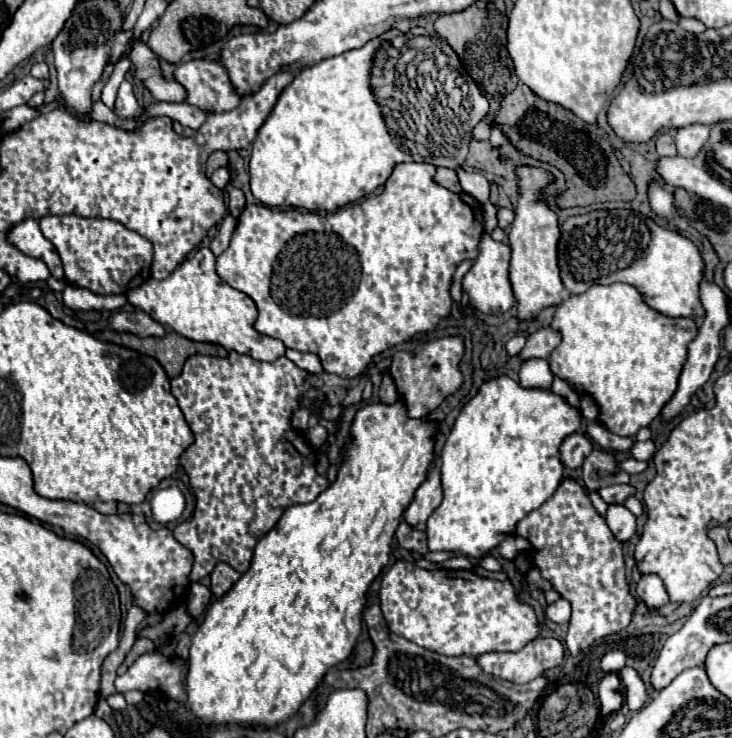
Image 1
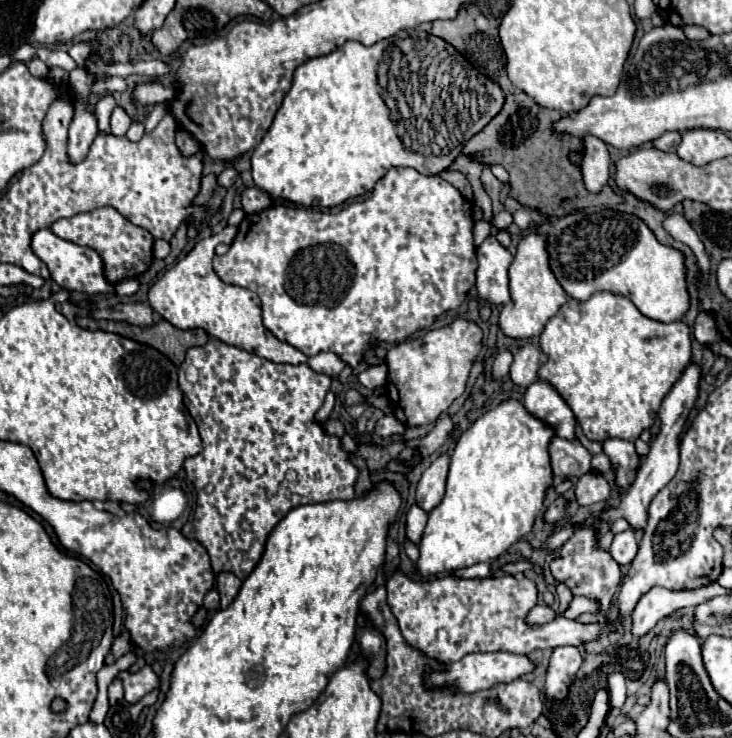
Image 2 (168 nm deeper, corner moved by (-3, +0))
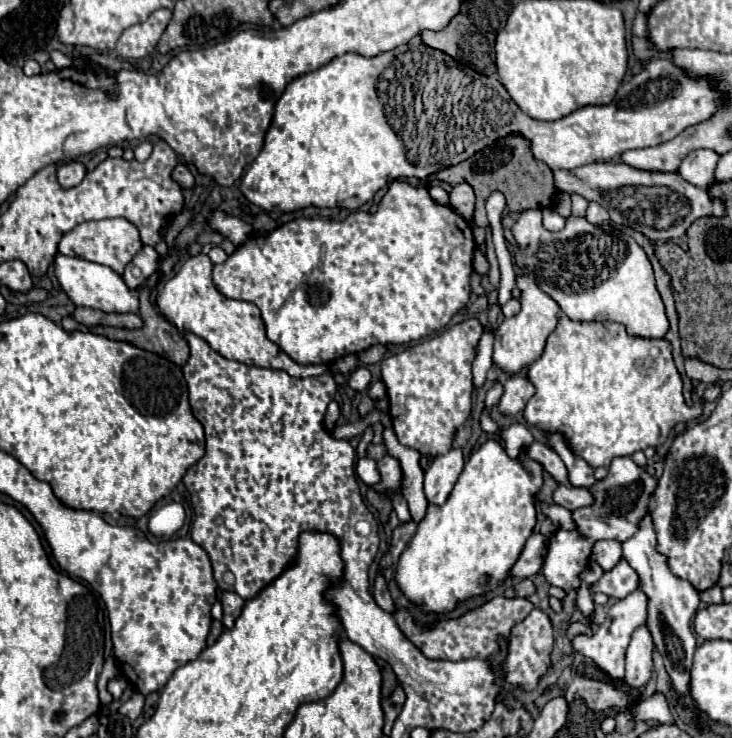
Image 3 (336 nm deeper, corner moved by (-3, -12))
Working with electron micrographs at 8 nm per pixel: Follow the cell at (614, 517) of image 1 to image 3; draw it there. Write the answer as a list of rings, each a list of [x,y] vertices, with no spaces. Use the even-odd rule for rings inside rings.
[[[620,558],[620,562],[610,572],[606,572],[592,590],[604,592],[606,596],[620,600],[620,598],[628,596],[636,586],[638,586],[638,574],[624,558]]]

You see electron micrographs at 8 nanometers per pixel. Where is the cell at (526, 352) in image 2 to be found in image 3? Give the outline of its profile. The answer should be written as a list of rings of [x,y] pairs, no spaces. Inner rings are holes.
[[[512,374],[508,378],[508,382],[504,384],[504,394],[500,398],[500,412],[502,414],[516,414],[520,412],[526,402],[534,396],[536,388],[534,384],[528,380],[528,376],[520,376],[520,374]]]

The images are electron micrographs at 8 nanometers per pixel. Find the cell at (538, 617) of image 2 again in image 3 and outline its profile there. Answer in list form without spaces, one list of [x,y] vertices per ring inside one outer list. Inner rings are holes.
[[[534,608],[520,624],[512,628],[508,658],[506,658],[506,678],[512,684],[520,684],[524,690],[534,690],[538,678],[548,670],[550,664],[550,646],[553,646],[553,629],[549,618],[538,608]]]

